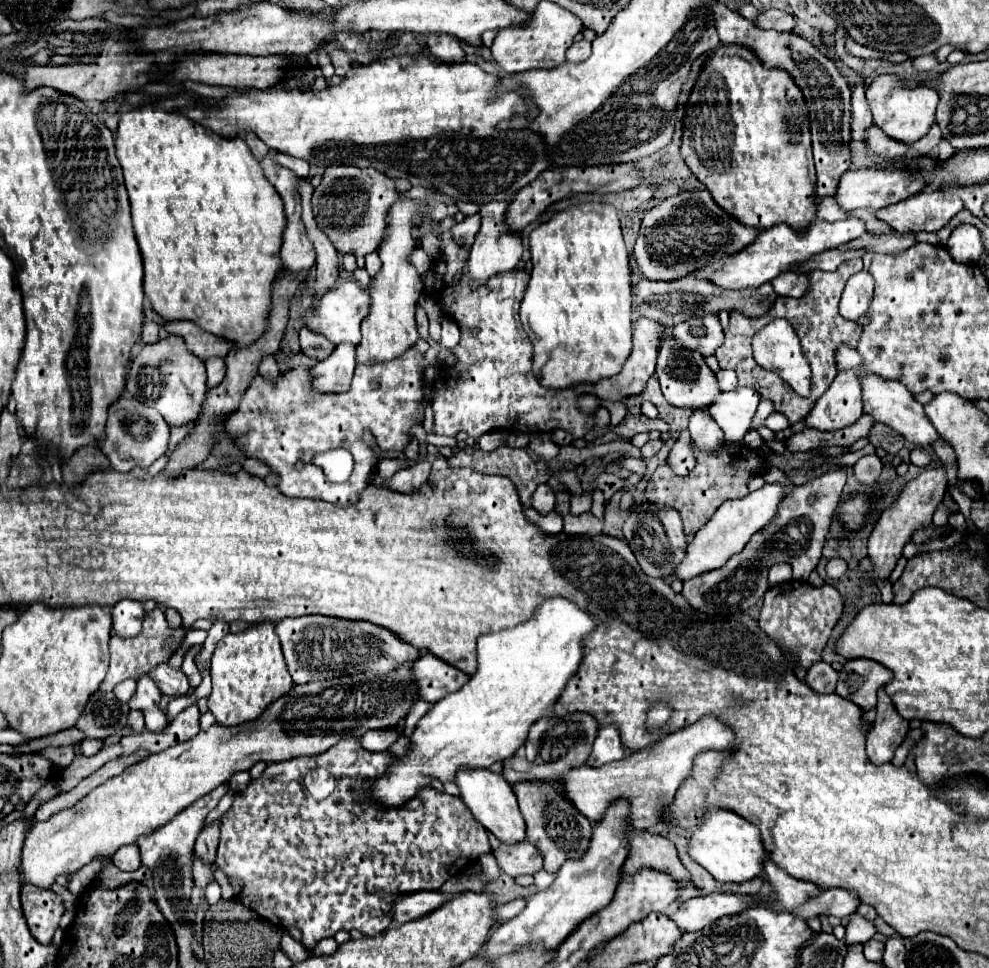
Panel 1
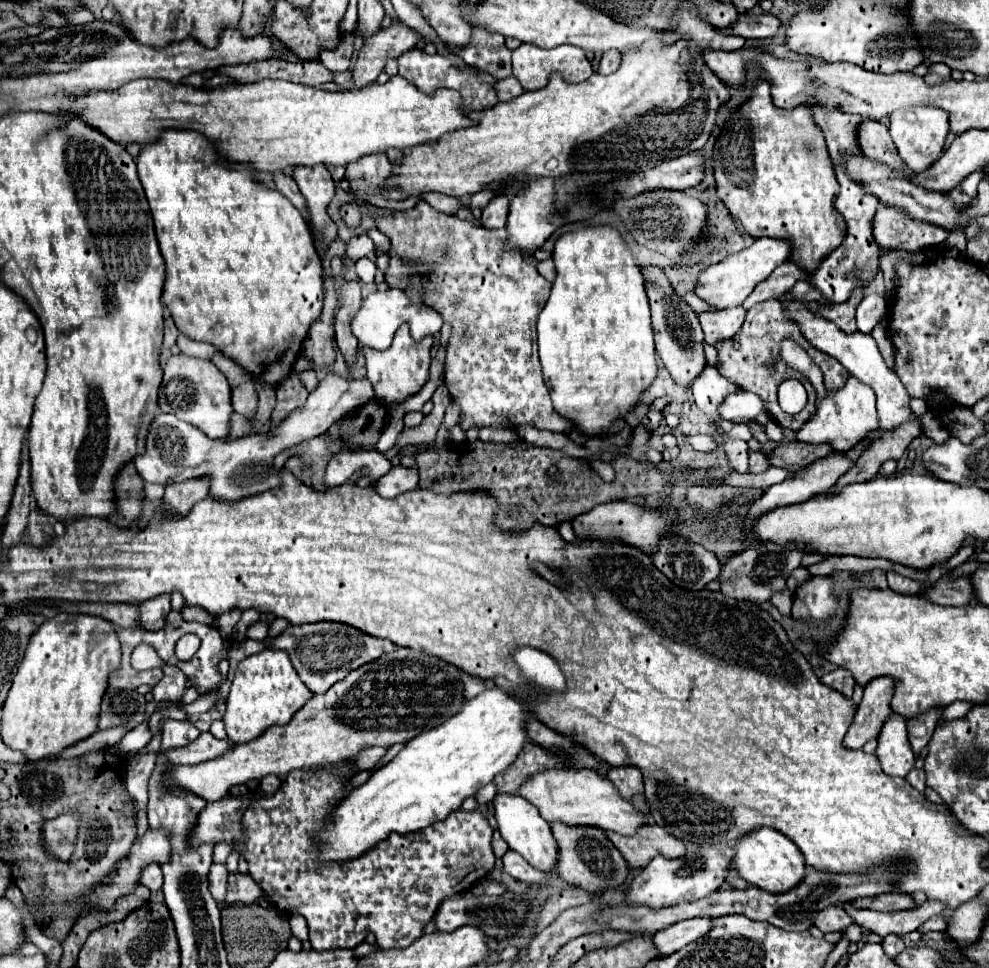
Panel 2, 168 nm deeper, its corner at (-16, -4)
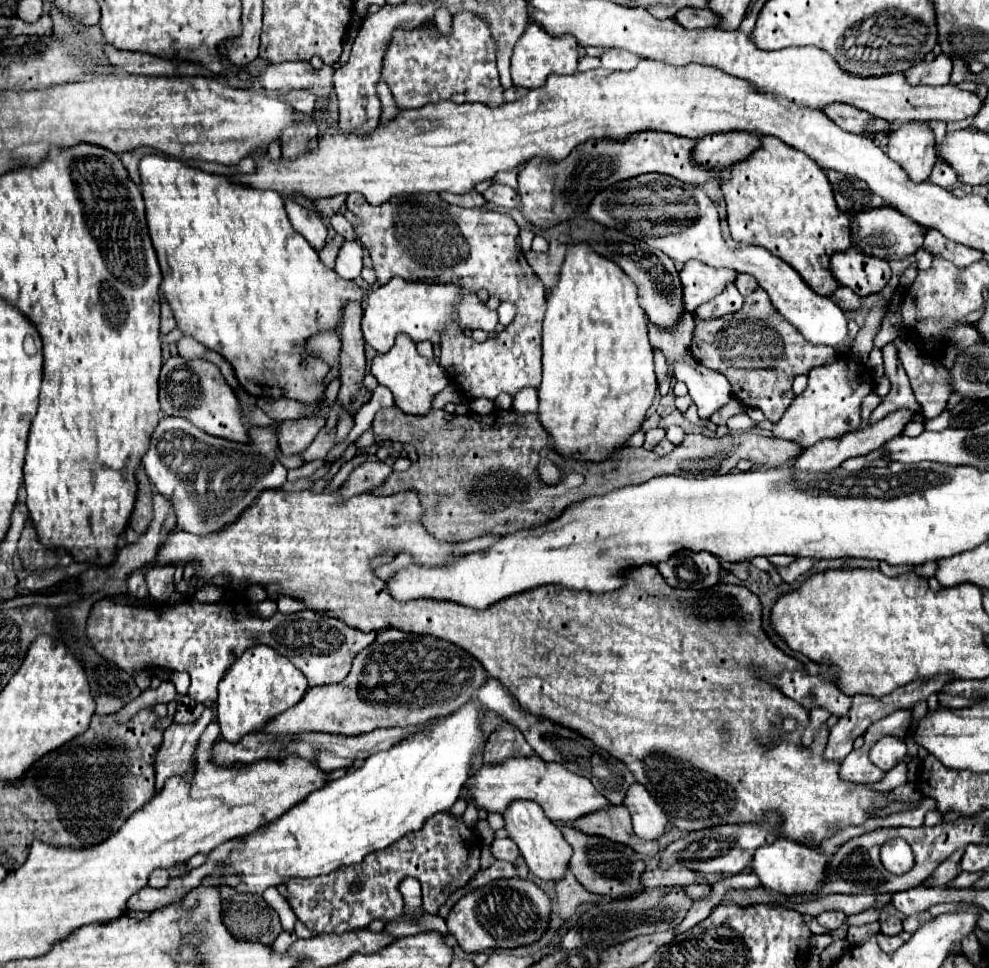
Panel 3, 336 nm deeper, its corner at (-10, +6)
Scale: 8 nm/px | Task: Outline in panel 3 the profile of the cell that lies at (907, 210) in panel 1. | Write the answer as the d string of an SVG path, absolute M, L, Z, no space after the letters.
M880 207L856 215L856 229L852 225L852 241L858 241L858 249L862 249L862 253L870 253L870 257L882 257L884 261L894 261L904 259L906 255L914 255L922 247L924 235L922 227L912 219L908 219L906 215L898 213L892 207Z

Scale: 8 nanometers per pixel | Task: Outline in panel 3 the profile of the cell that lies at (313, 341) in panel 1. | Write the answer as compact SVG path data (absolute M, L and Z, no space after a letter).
M398 335L394 347L388 353L382 353L372 361L370 373L378 379L380 385L384 385L392 391L396 407L406 415L420 415L422 417L422 415L430 413L432 399L448 385L446 371L434 359L422 357L416 351L414 341L410 341L410 337L406 337L406 335Z

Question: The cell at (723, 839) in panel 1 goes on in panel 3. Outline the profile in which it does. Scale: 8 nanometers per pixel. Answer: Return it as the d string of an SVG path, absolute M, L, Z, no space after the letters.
M782 837L776 843L760 847L754 853L752 871L760 877L762 887L766 887L768 891L794 897L802 893L818 893L818 885L822 885L822 877L826 877L826 861L830 859L822 851L806 849L806 845L798 845L796 841Z

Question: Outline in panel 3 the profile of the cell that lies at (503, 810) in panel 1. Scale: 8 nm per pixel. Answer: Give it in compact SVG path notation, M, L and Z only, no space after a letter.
M514 801L514 805L510 805L504 813L504 821L506 821L506 831L510 833L510 837L514 839L514 843L518 845L522 857L526 859L530 871L540 877L540 879L550 879L550 881L560 881L566 877L568 871L568 863L570 863L570 845L566 843L566 839L562 837L562 831L556 823L552 823L542 809L538 807L538 803L534 801Z

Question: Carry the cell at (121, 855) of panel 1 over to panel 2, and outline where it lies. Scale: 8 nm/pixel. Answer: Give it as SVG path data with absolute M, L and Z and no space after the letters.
M150 863L148 867L144 867L144 871L140 875L140 883L146 885L150 891L158 891L162 887L162 871L160 871L158 863Z

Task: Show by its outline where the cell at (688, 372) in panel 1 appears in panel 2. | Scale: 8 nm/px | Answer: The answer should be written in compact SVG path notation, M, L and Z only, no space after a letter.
M644 267L646 277L646 293L652 307L652 327L654 327L654 339L656 339L656 351L660 359L664 361L666 369L670 371L676 385L688 389L692 381L704 371L706 357L704 357L704 335L702 327L698 323L696 313L674 293L672 285L668 283L666 275L660 267Z

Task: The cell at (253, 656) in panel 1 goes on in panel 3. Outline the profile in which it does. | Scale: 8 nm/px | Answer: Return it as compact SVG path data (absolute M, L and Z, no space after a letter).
M254 645L238 657L218 685L218 725L226 741L240 741L246 733L260 731L268 721L294 707L308 691L306 677L268 645Z

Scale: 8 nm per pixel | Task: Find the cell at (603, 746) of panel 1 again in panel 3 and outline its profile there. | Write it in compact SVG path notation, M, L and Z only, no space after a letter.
M634 783L624 799L626 809L632 815L634 833L642 839L660 839L668 833L668 817L664 809L654 801L654 797L642 787L640 783Z

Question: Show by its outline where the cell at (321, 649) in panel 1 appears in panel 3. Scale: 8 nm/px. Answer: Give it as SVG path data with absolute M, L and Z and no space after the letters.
M226 591L216 603L200 603L194 597L184 597L178 605L160 603L158 607L136 607L102 599L96 601L90 611L88 637L102 657L114 661L128 673L136 673L144 669L144 665L152 669L186 671L192 681L188 697L206 703L216 701L216 687L224 671L256 643L268 645L288 657L306 675L308 685L316 687L342 681L350 671L352 659L374 641L376 633L364 633L326 613L314 613L310 609L292 615L276 611L268 619L250 615L250 611L240 613L240 595Z

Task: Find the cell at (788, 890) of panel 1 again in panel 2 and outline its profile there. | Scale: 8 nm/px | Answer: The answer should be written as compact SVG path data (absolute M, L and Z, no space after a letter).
M830 905L830 907L826 907L826 909L822 909L822 911L816 913L814 925L822 933L828 933L828 931L844 931L846 927L852 925L852 917L844 911L844 907Z

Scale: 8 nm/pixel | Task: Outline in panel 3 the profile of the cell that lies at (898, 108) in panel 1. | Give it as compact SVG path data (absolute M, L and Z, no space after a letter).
M900 123L888 137L888 157L906 171L910 181L926 181L936 163L934 133L928 123Z

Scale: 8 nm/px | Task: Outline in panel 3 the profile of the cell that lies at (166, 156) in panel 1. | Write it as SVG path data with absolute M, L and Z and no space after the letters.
M164 155L142 157L140 177L142 177L142 197L144 197L144 203L146 203L146 219L148 219L146 223L148 223L152 245L156 249L158 263L160 263L160 269L162 269L160 289L162 289L168 305L172 307L178 329L184 335L190 335L198 343L206 345L206 349L218 351L234 367L236 379L248 395L270 397L270 399L292 399L292 401L298 401L306 407L302 417L306 417L306 419L322 417L324 407L316 407L316 405L322 405L322 401L324 401L324 391L326 391L324 377L330 371L330 365L326 361L318 359L316 355L314 355L314 361L306 361L308 359L306 341L310 337L318 335L318 333L324 333L324 331L338 331L338 321L342 321L342 305L346 305L346 301L362 303L364 289L354 281L342 279L334 269L328 269L328 267L324 267L324 263L320 263L318 253L310 245L306 245L306 239L300 233L294 233L294 227L290 225L286 211L284 211L284 201L276 191L258 191L258 189L248 189L248 187L242 187L242 185L232 185L222 175L210 175L210 173L204 173L200 169L190 169L182 161L170 159L170 157L164 157Z

